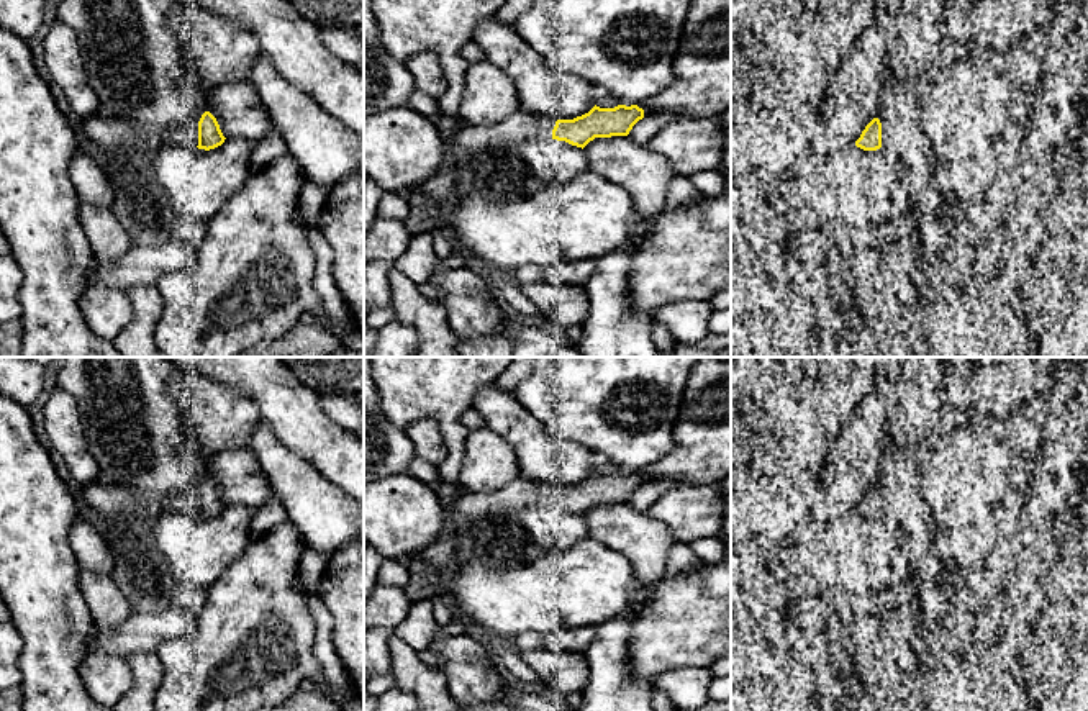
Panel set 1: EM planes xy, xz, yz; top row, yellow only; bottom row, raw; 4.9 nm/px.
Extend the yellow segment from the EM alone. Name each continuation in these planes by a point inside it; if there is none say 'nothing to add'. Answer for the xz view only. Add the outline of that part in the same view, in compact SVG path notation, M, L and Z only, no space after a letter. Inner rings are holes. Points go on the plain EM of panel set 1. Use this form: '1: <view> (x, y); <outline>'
1: xz (472, 507); M516 478L496 491L464 491L447 513L441 534L413 559L424 560L452 573L462 560L459 542L474 524L493 513L518 506L552 506L555 485Z

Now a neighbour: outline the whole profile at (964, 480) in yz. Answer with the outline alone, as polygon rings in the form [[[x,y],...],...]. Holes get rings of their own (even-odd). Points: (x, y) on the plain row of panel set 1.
[[[968,423],[923,452],[919,493],[931,513],[929,542],[959,585],[1000,539],[1011,454]]]

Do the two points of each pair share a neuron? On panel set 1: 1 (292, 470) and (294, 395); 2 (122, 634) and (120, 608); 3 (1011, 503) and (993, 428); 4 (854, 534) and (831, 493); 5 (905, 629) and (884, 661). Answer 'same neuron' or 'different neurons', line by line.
1: different neurons
2: different neurons
3: different neurons
4: different neurons
5: different neurons

